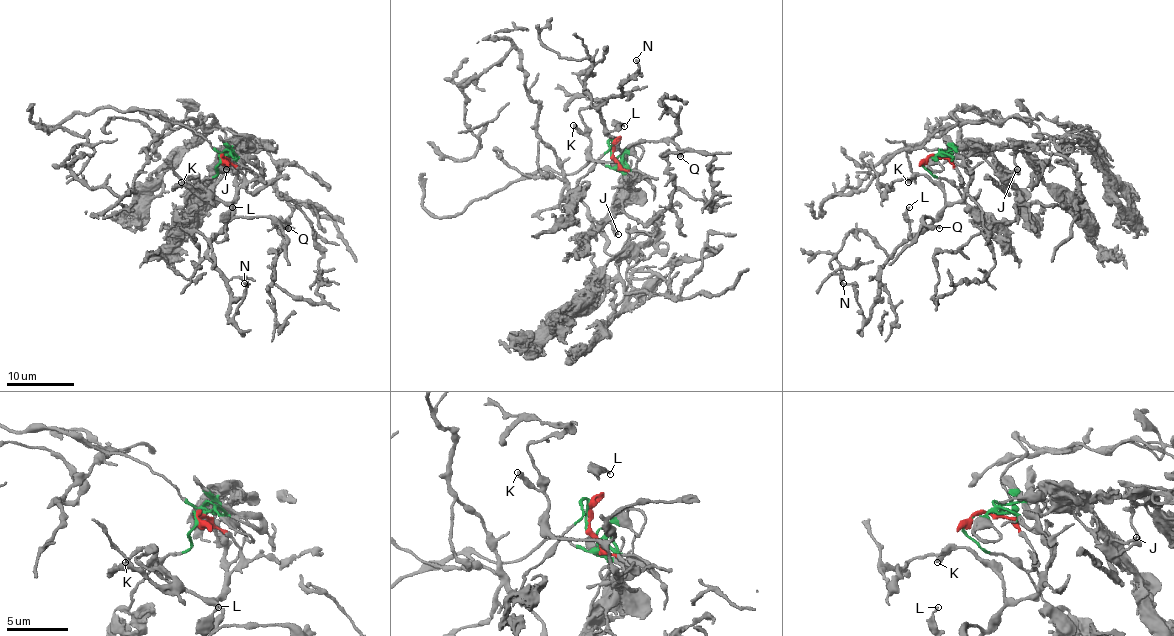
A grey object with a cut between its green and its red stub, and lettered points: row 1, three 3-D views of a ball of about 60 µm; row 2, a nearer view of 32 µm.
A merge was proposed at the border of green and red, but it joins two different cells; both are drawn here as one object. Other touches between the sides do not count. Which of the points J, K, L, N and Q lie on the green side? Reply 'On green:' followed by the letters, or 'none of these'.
On green: J

